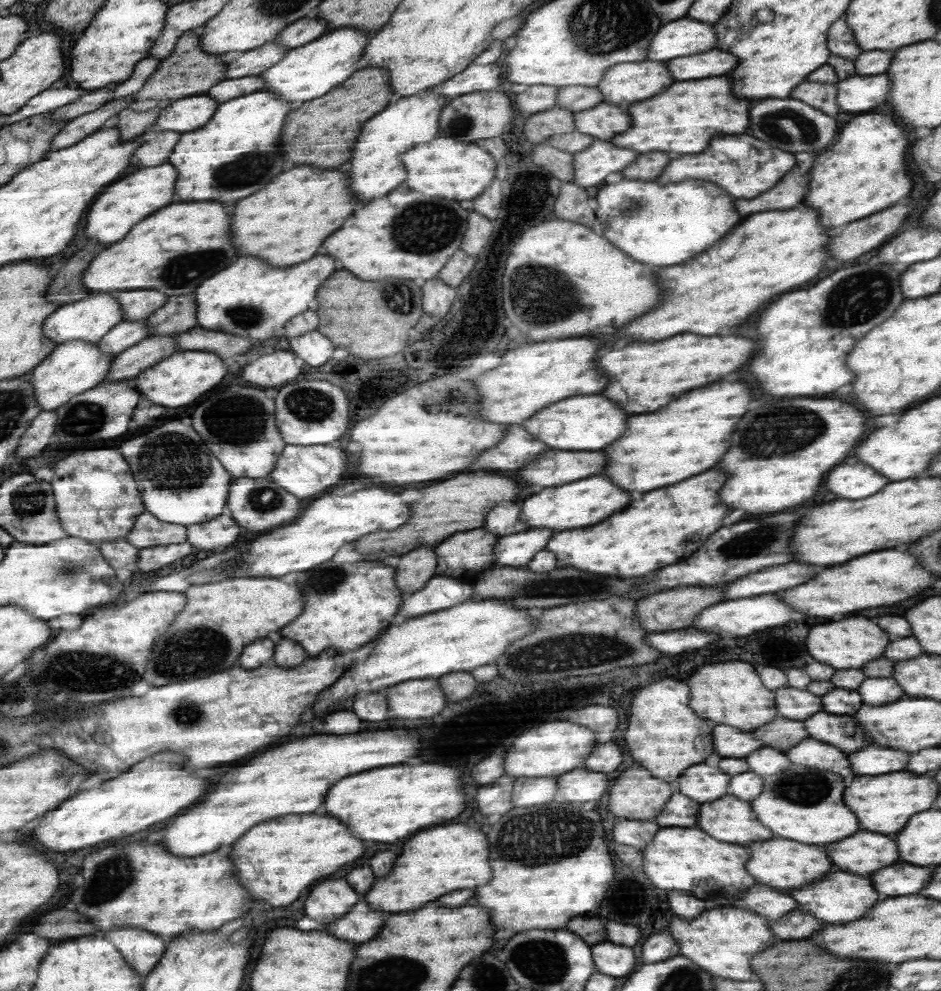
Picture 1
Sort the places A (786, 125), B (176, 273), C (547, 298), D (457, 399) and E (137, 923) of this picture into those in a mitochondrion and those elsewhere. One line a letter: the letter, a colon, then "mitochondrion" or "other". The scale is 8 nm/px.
A: mitochondrion
B: mitochondrion
C: mitochondrion
D: mitochondrion
E: other

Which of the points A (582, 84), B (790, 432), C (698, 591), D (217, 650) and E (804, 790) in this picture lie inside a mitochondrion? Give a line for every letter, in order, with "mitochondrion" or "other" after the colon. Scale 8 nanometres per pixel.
A: other
B: mitochondrion
C: other
D: mitochondrion
E: mitochondrion

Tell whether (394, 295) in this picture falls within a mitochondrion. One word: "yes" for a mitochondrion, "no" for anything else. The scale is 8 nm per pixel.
yes

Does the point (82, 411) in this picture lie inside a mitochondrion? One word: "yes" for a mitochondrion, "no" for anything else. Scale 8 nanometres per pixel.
yes

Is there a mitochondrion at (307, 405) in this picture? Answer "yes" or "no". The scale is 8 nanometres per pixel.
yes

